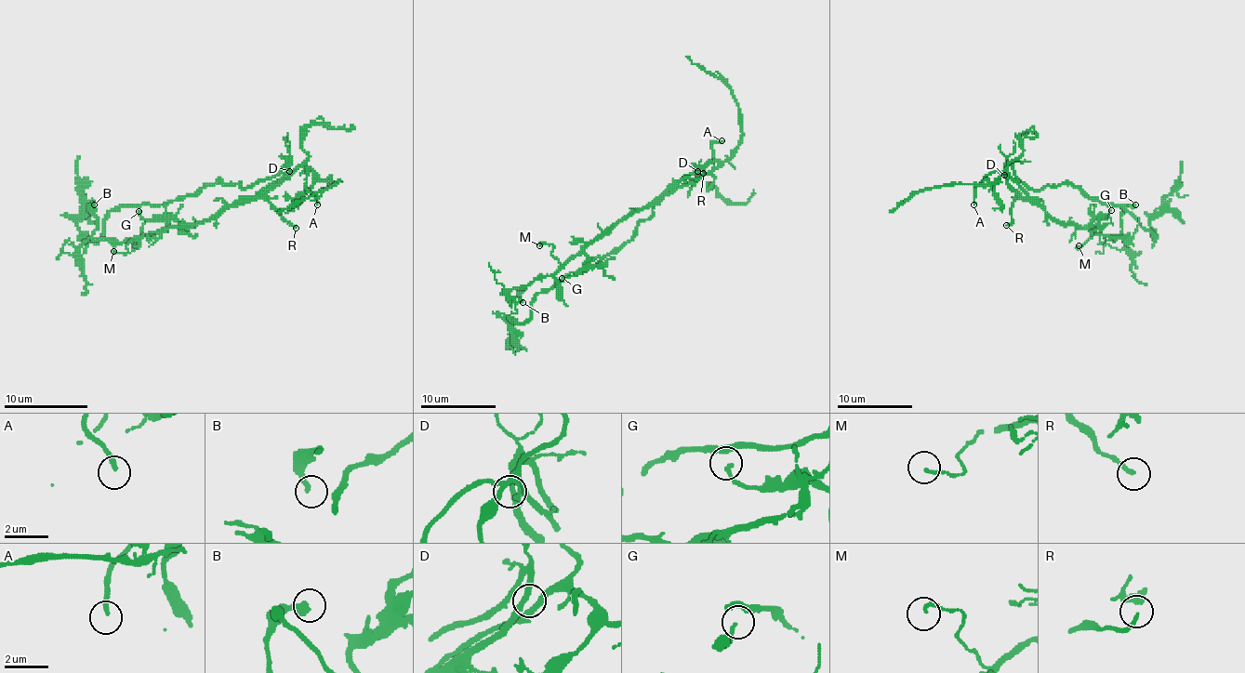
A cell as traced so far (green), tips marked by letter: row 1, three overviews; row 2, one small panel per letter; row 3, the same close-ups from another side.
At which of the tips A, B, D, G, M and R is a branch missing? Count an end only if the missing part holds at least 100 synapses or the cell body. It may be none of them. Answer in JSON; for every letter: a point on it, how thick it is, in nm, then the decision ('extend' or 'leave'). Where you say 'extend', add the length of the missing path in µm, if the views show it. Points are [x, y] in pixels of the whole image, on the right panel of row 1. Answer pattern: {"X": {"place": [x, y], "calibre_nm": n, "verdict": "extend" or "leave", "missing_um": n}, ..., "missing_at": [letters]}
{"A": {"place": [973, 204], "calibre_nm": 240, "verdict": "extend", "missing_um": 60}, "B": {"place": [1135, 204], "calibre_nm": 220, "verdict": "leave"}, "D": {"place": [1004, 175], "calibre_nm": 260, "verdict": "leave"}, "G": {"place": [1111, 210], "calibre_nm": 130, "verdict": "leave"}, "M": {"place": [1079, 245], "calibre_nm": 140, "verdict": "leave"}, "R": {"place": [1006, 225], "calibre_nm": 150, "verdict": "leave"}, "missing_at": ["A"]}

